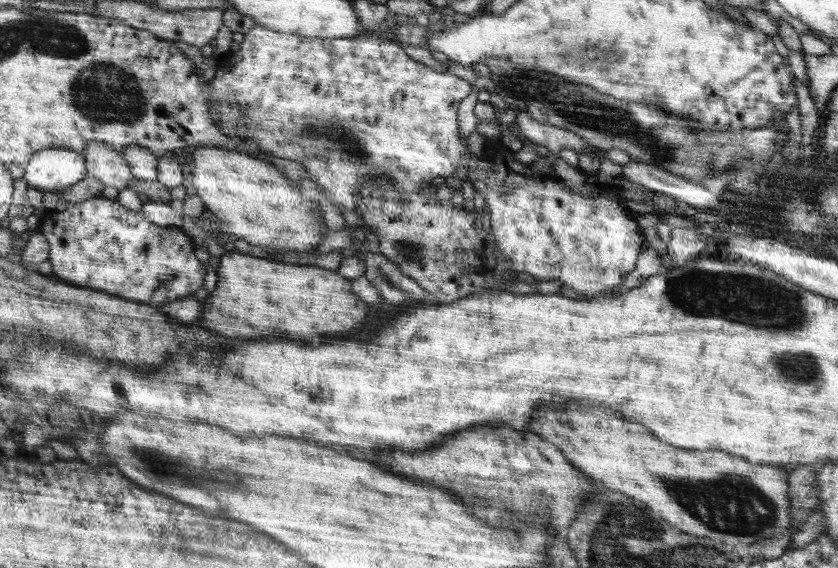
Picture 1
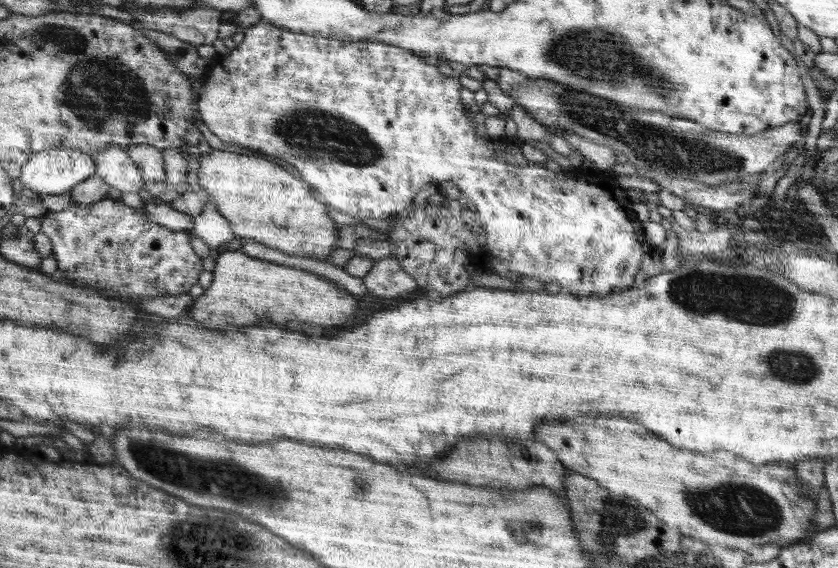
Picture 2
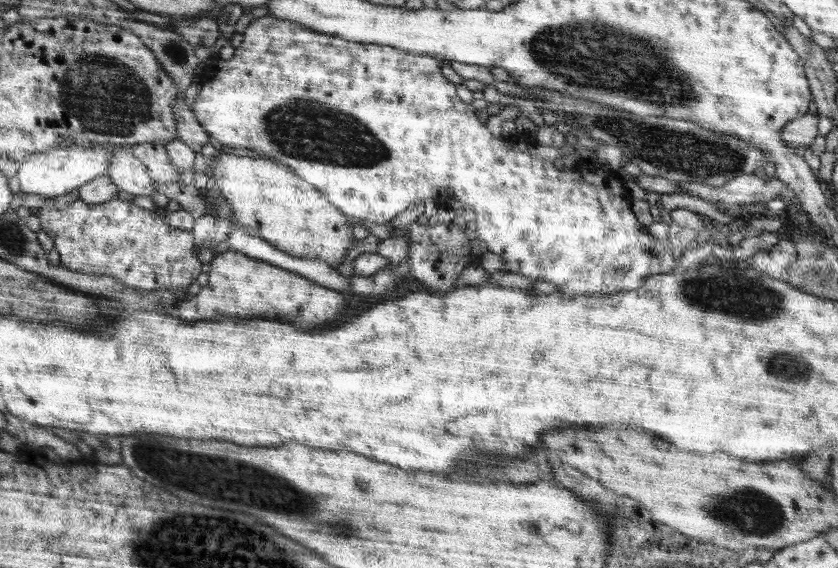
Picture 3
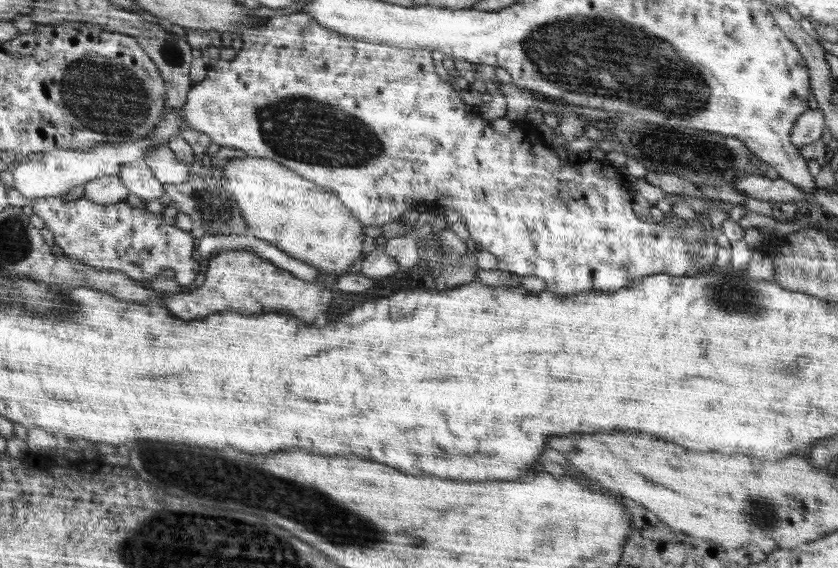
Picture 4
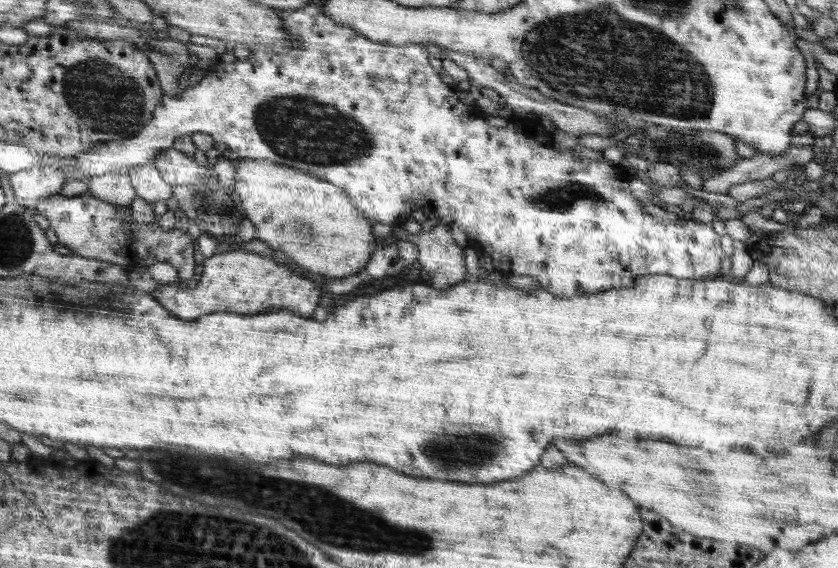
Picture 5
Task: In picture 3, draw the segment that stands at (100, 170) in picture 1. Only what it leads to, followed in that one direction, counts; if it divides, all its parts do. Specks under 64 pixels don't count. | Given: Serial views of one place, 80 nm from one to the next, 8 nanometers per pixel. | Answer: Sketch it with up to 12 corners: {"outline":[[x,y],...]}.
{"outline":[[116,145],[108,178],[130,195],[150,196],[156,181],[131,152]]}

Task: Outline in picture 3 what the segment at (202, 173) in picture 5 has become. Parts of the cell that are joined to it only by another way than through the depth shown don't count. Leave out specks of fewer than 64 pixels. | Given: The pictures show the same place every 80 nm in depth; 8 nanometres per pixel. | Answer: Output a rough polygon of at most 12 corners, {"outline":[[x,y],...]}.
{"outline":[[164,144],[133,145],[155,181],[178,182],[182,171]]}

